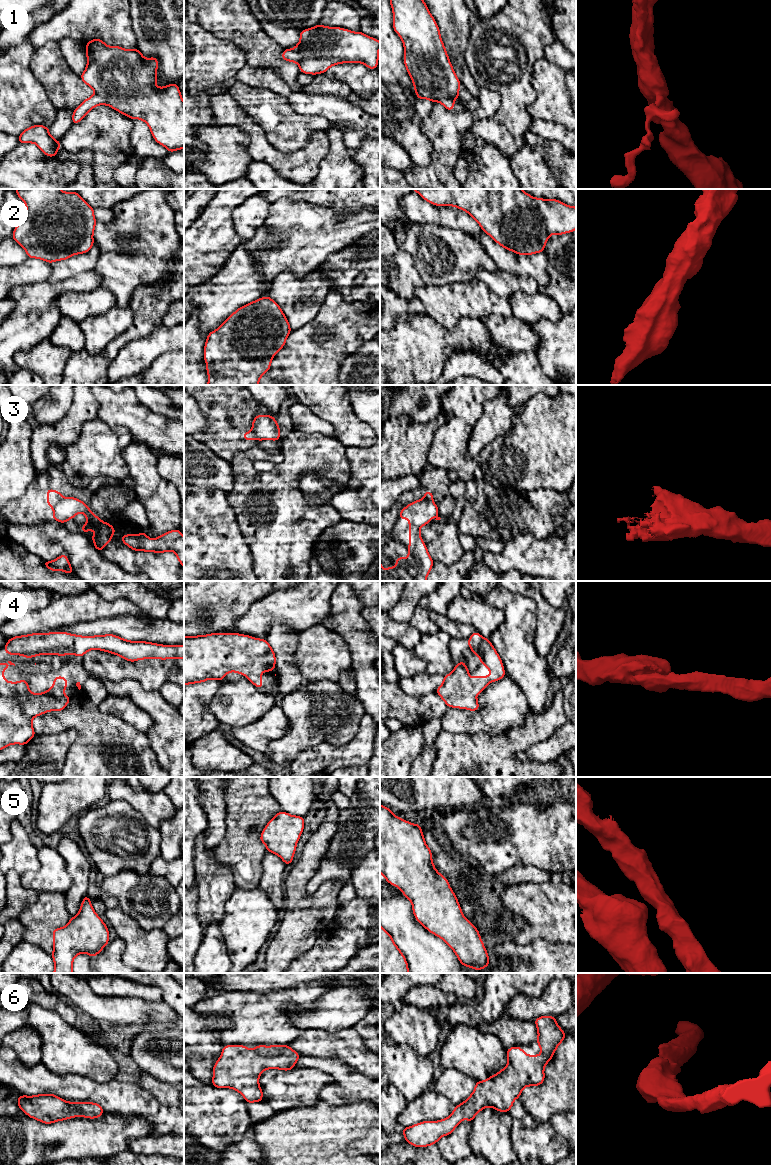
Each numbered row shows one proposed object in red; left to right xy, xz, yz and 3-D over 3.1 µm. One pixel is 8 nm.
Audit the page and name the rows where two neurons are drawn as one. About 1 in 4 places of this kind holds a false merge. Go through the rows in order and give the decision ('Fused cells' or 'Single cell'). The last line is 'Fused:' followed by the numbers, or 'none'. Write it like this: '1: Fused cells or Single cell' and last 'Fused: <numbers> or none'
1: Fused cells
2: Single cell
3: Fused cells
4: Single cell
5: Single cell
6: Single cell
Fused: 1, 3

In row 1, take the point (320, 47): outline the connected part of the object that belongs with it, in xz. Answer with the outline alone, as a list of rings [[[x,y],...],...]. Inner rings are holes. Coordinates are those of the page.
[[[317,24],[313,28],[300,32],[300,41],[293,48],[301,57],[300,72],[320,74],[331,66],[341,63],[363,63],[369,69],[377,69],[380,42],[360,32],[353,32],[339,27],[327,27]]]

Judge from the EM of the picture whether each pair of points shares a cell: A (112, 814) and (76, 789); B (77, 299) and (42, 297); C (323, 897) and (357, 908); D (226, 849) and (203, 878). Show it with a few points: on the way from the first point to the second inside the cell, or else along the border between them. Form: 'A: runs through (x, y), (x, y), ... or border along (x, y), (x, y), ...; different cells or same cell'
A: border along (90, 807), (77, 817); different cells
B: border along (80, 292), (64, 292), (57, 298), (61, 315); different cells
C: border along (339, 905), (336, 914), (327, 925); different cells
D: border along (214, 850), (216, 860), (226, 865), (233, 877); different cells

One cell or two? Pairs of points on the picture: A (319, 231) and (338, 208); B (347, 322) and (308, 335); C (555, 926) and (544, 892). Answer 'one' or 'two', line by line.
A: two
B: one
C: one

